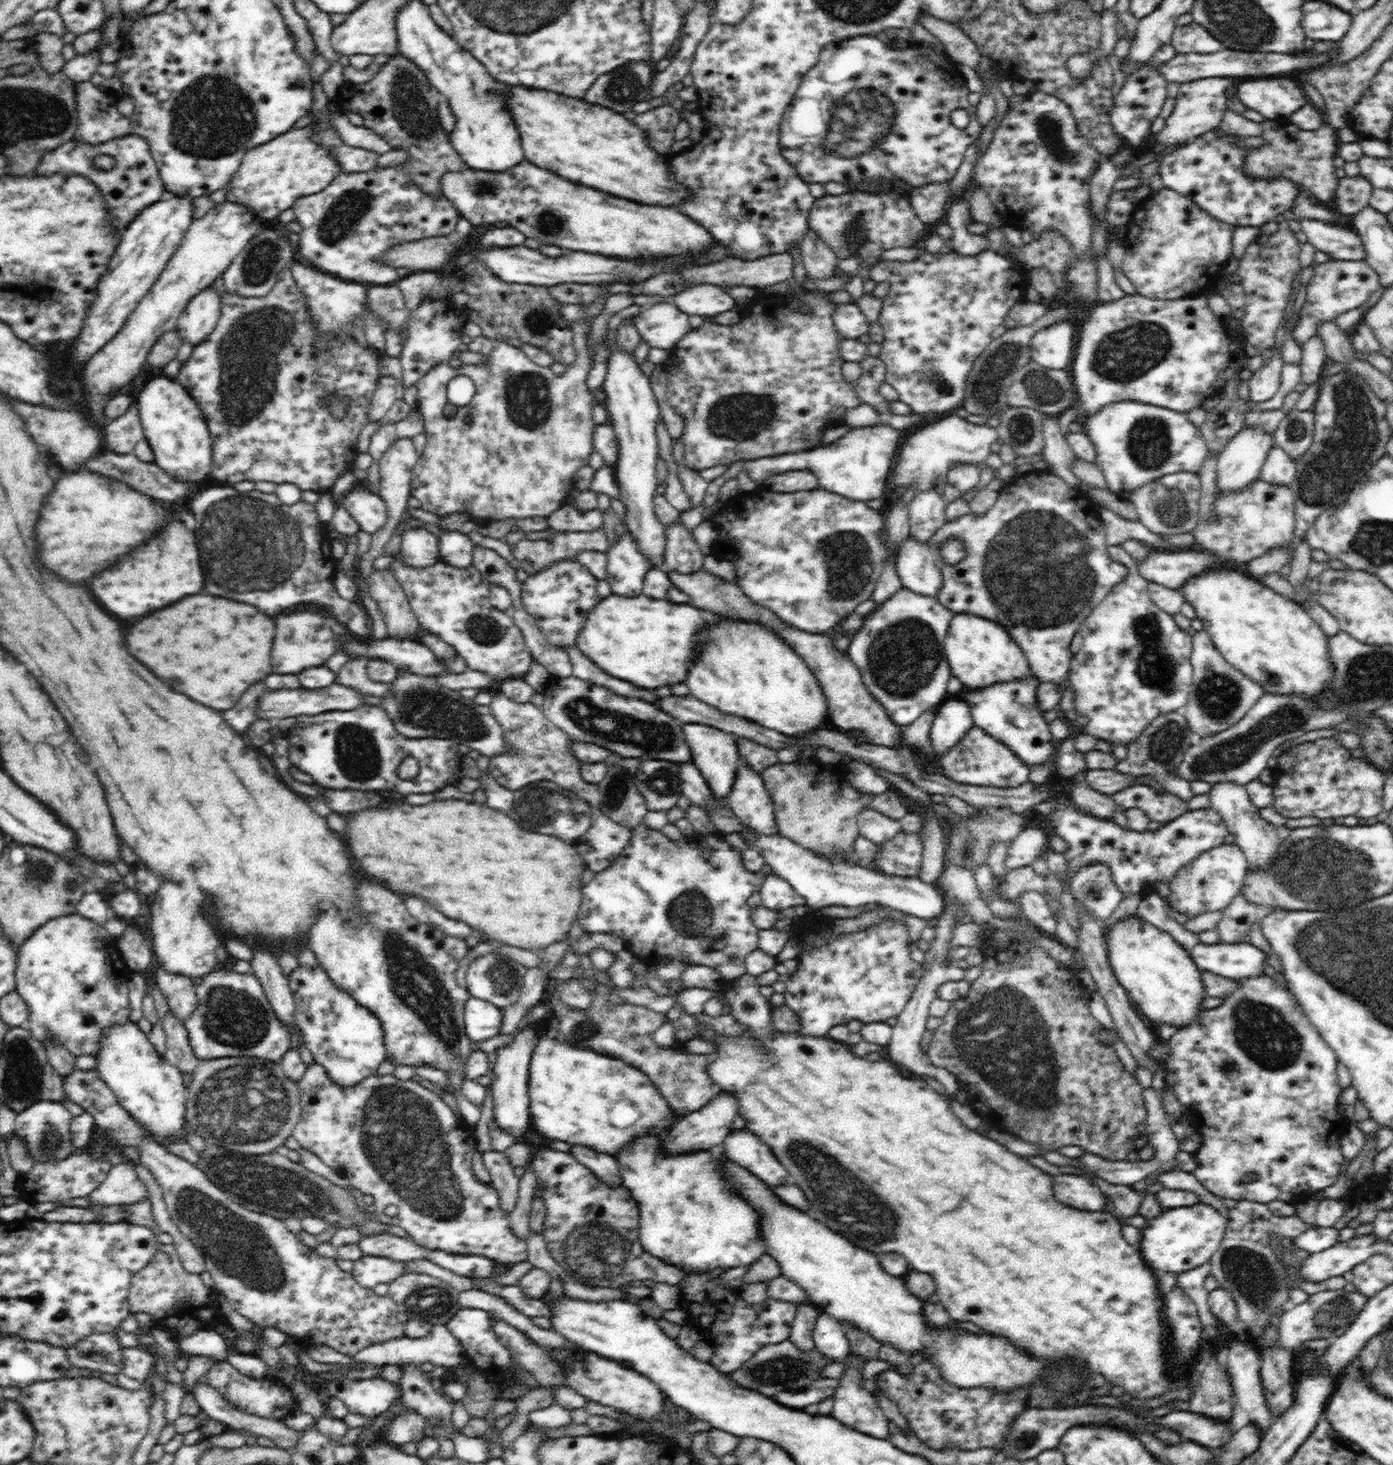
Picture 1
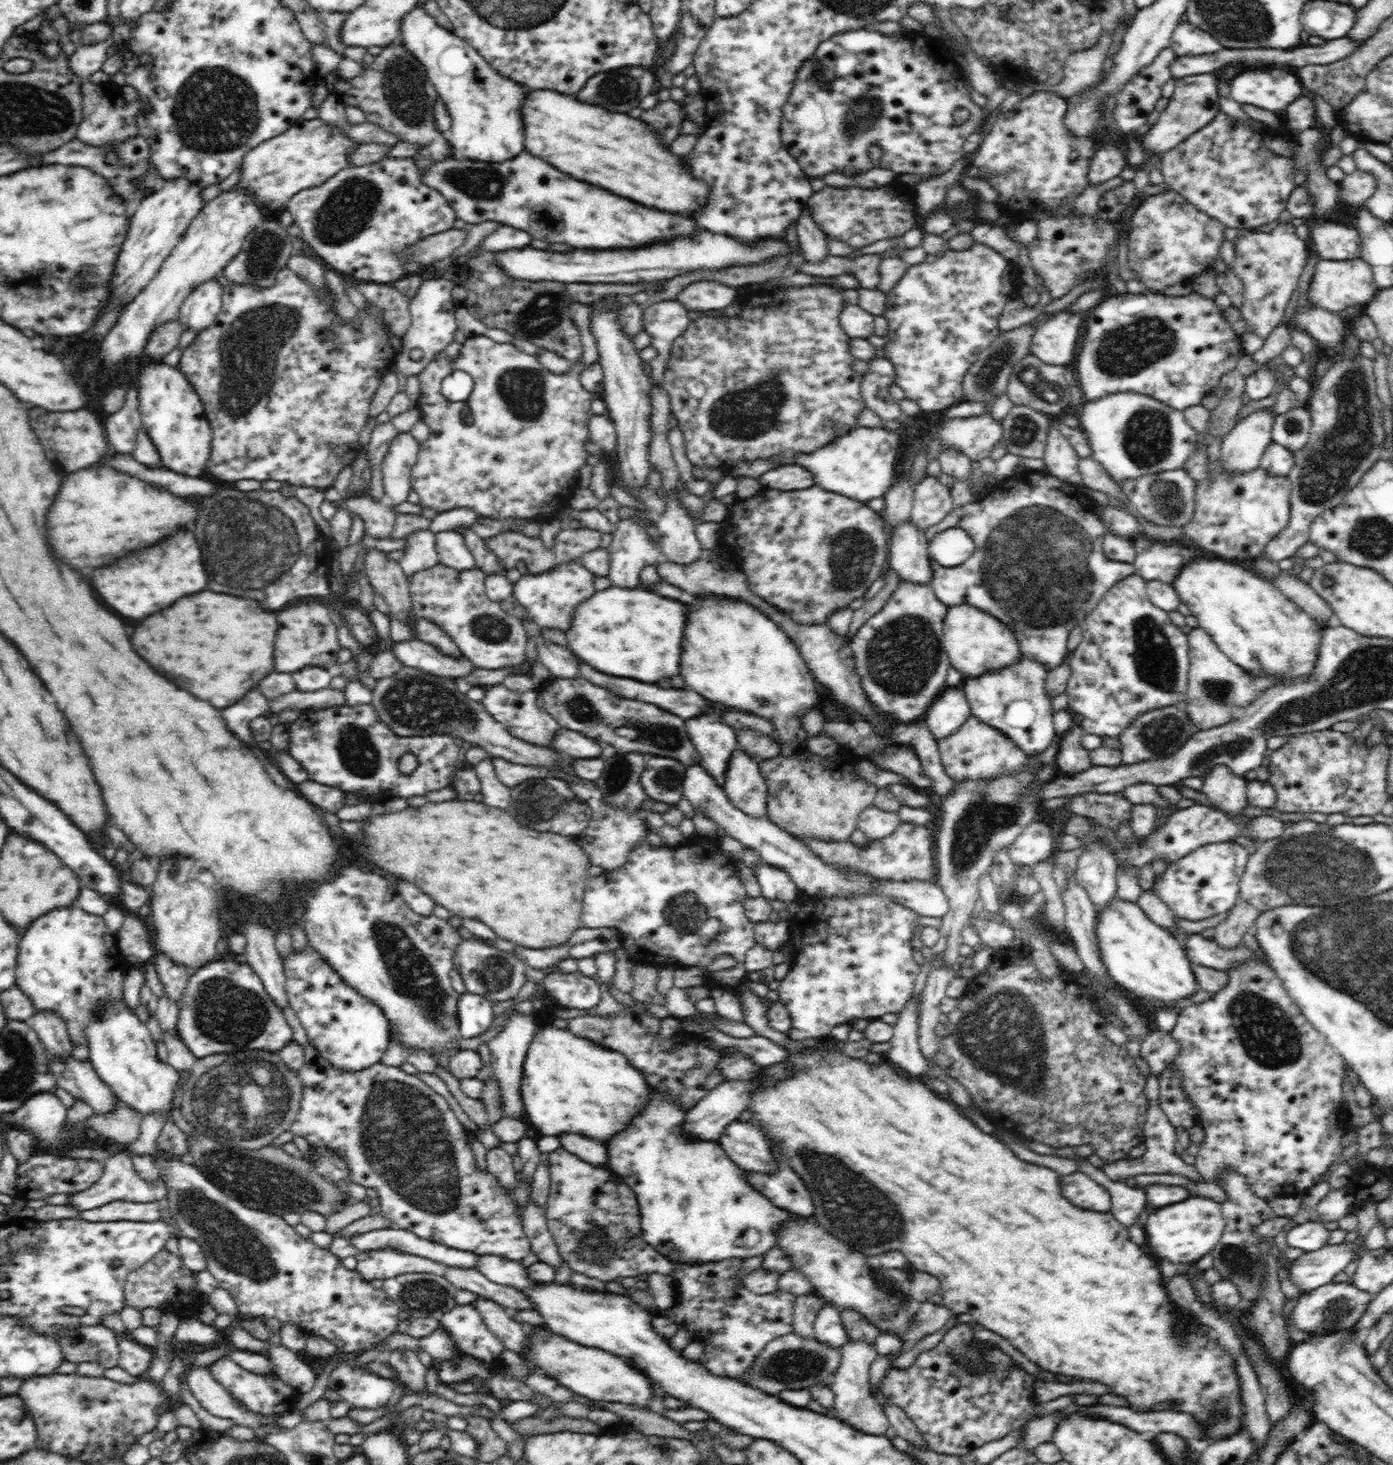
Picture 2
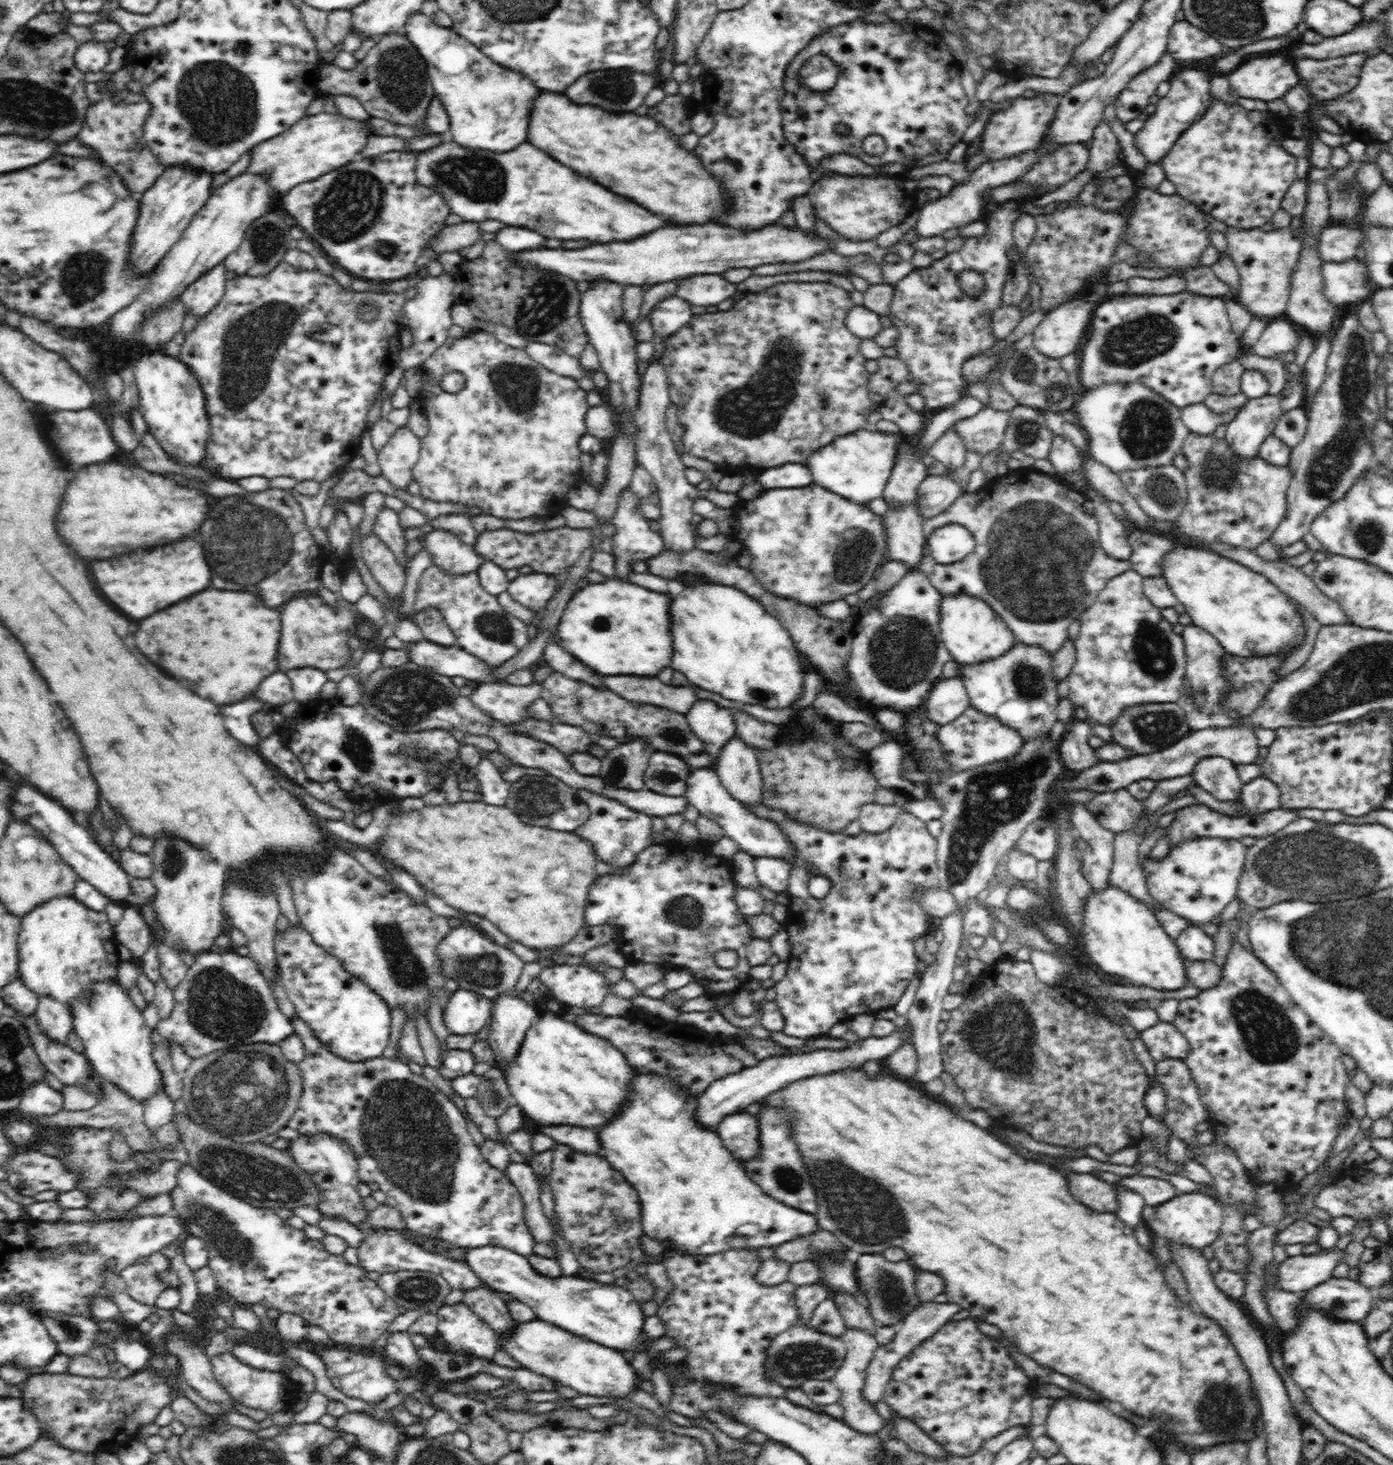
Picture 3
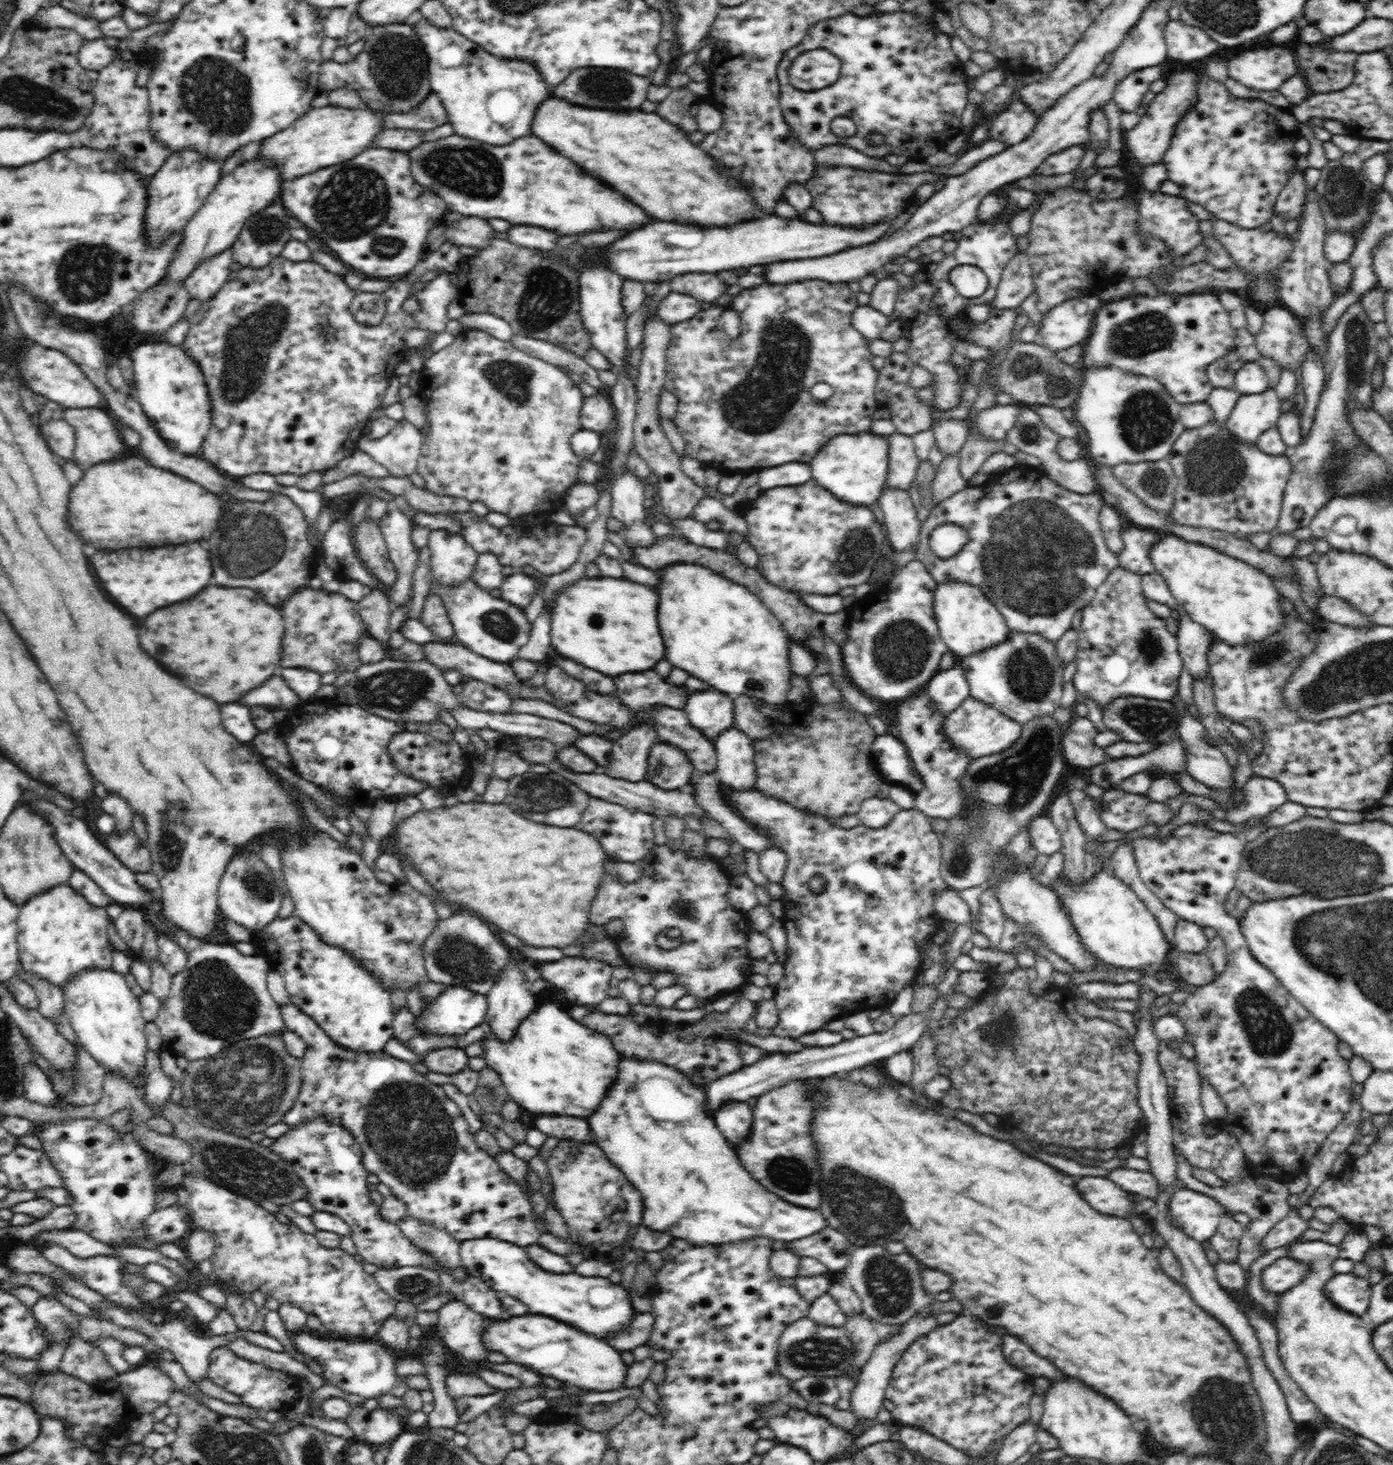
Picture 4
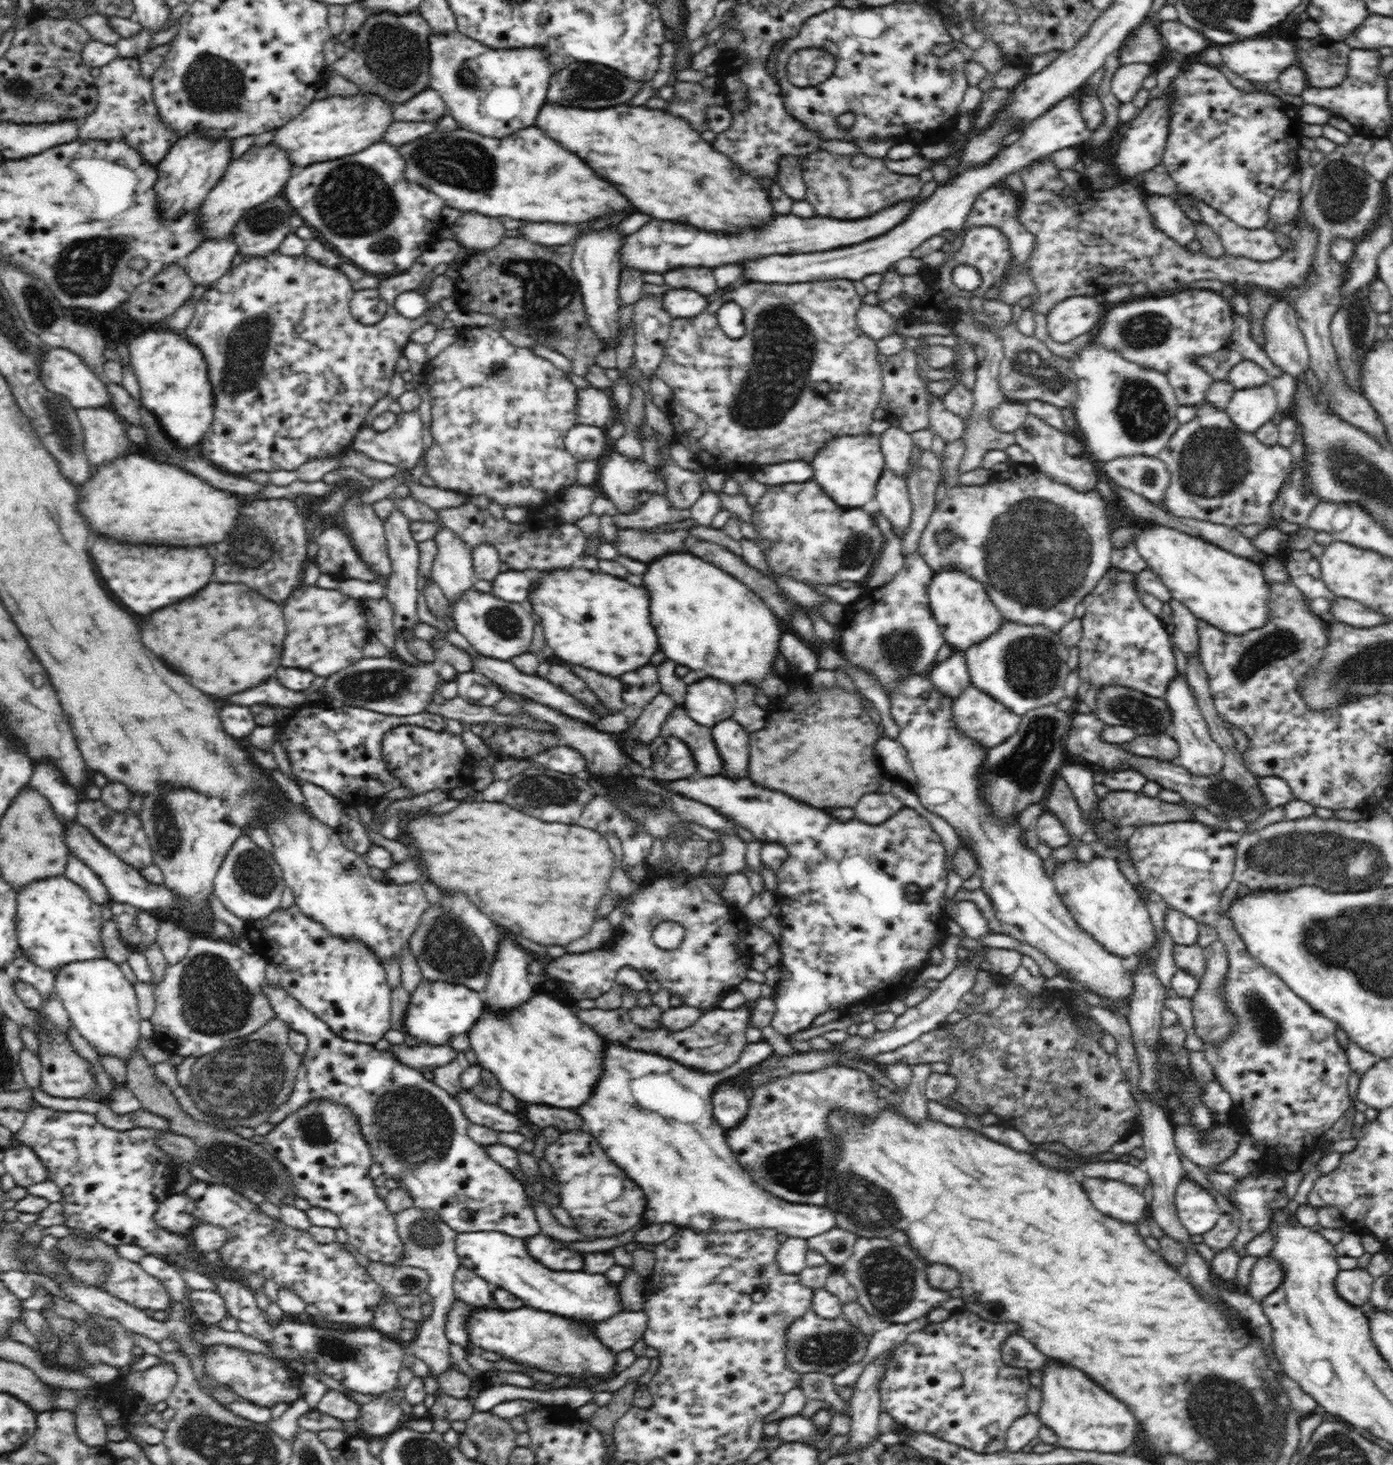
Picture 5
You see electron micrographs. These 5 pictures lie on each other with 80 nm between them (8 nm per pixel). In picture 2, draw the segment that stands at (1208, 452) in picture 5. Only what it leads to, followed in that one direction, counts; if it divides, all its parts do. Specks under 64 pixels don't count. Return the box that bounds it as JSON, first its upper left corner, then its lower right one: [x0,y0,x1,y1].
[1182,441,1292,562]

